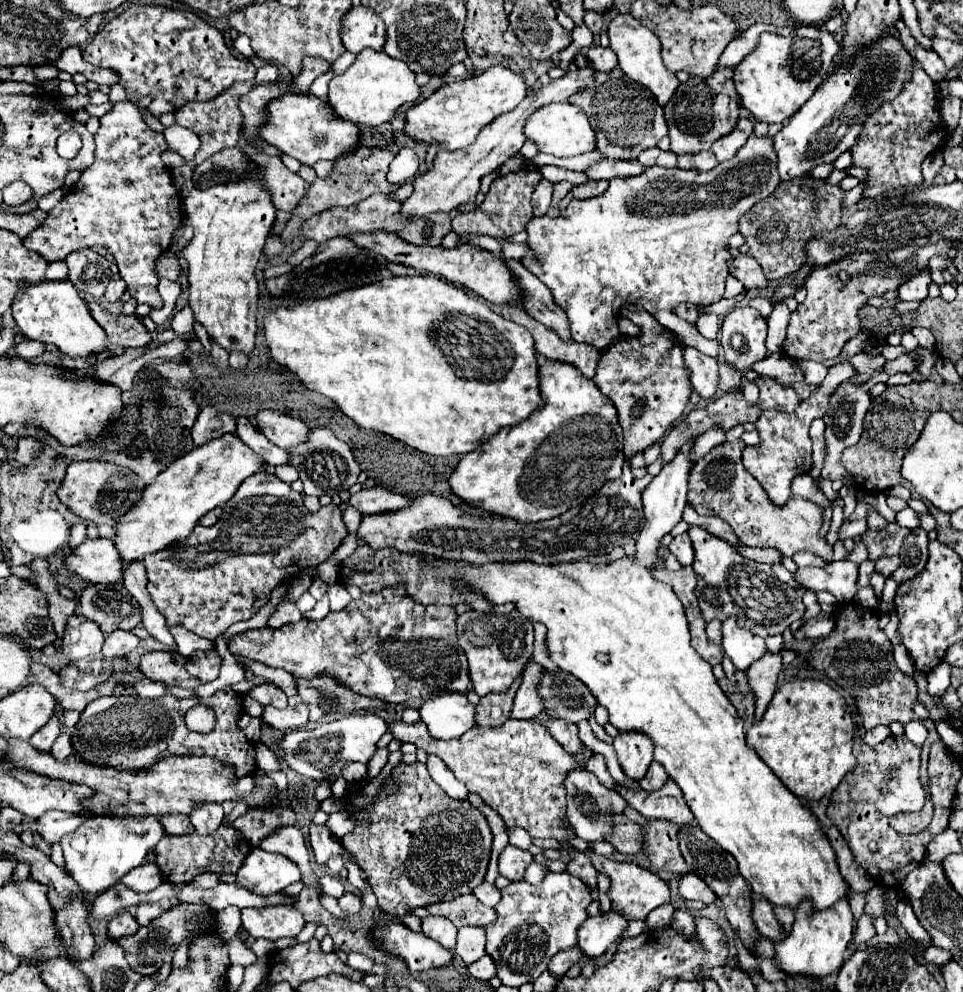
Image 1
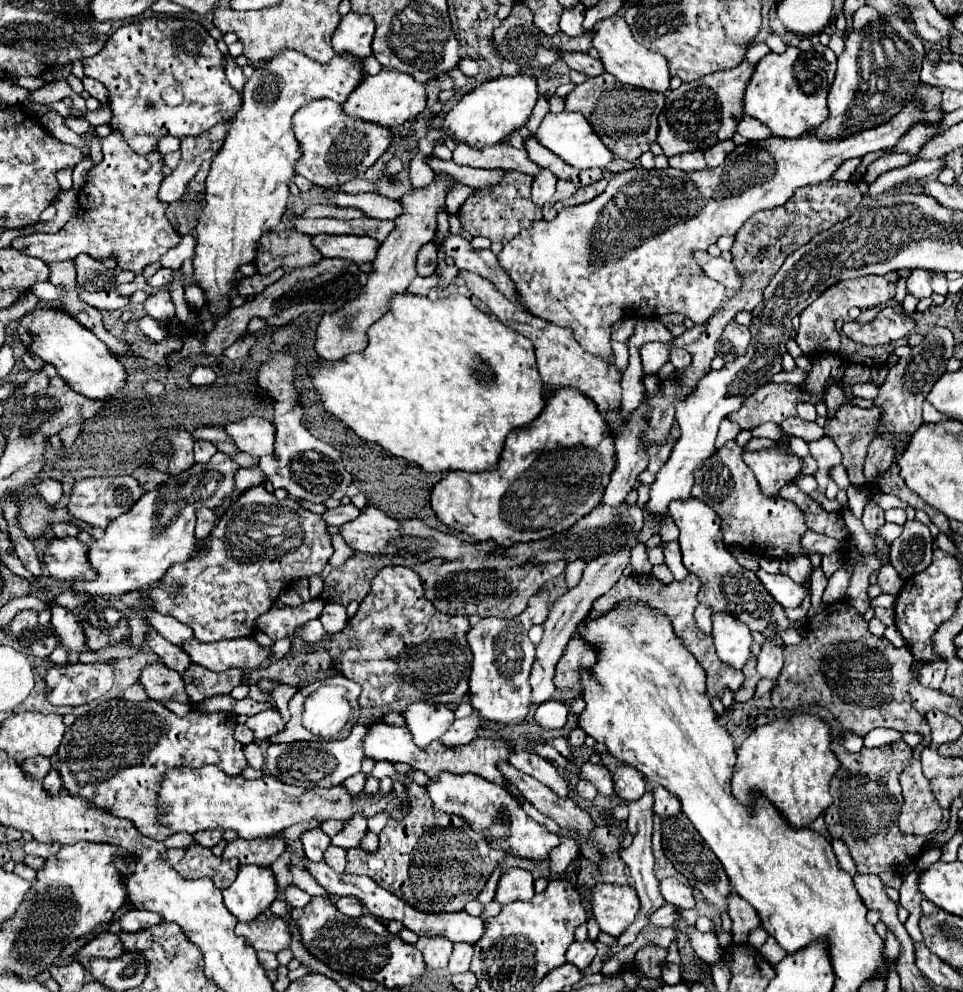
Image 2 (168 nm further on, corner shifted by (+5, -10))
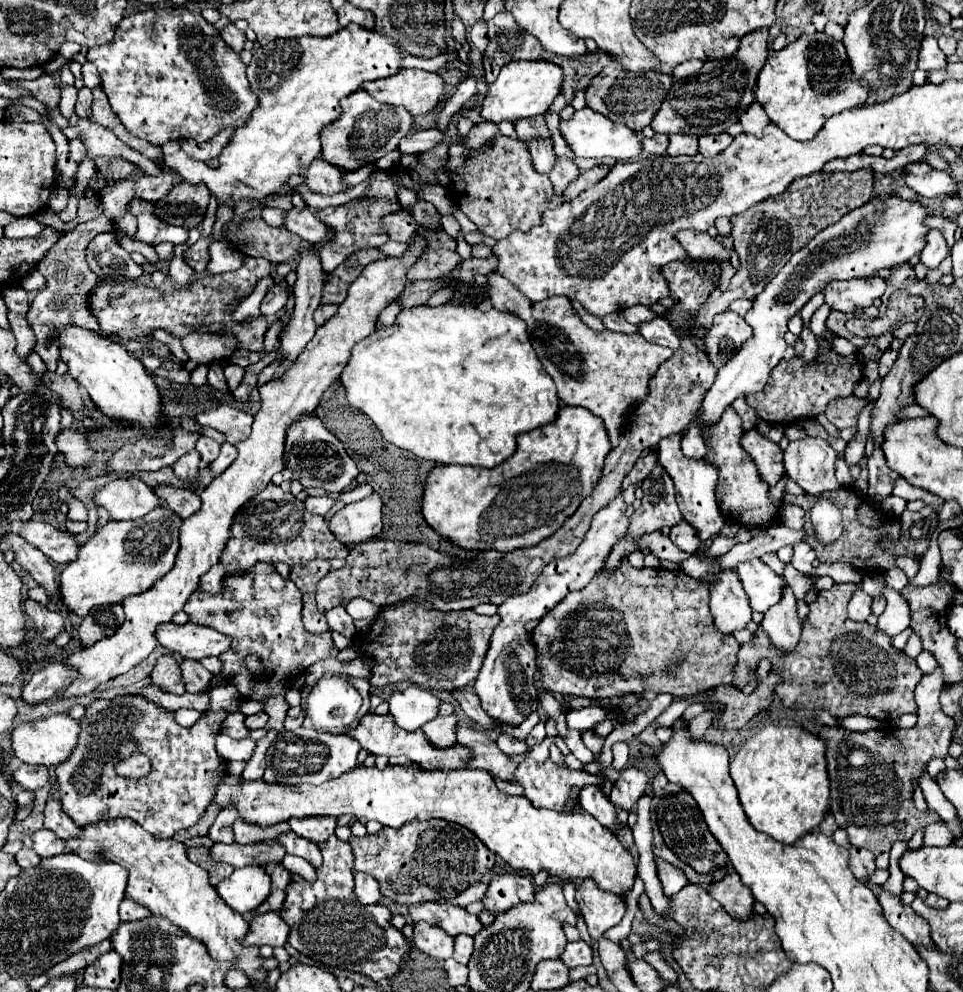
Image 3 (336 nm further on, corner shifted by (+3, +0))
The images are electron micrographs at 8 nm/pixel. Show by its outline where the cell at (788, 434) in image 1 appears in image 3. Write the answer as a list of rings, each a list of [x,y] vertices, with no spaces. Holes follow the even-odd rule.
[[[750,429],[748,433],[744,433],[740,439],[740,445],[756,463],[760,479],[766,481],[770,487],[774,487],[784,475],[780,447],[774,441],[760,435],[756,429]]]

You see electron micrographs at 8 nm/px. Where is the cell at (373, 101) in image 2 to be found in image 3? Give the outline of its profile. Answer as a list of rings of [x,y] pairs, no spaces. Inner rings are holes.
[[[400,69],[392,77],[364,83],[364,89],[380,103],[404,107],[410,115],[426,115],[444,97],[444,79],[438,73]]]

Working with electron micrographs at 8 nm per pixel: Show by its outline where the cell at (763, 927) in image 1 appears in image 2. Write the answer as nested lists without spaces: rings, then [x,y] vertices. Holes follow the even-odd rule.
[[[734,891],[730,895],[730,899],[728,899],[728,913],[730,913],[730,919],[732,919],[734,943],[746,943],[748,941],[748,933],[752,929],[760,927],[758,913],[754,911],[754,907],[748,901],[744,901]]]

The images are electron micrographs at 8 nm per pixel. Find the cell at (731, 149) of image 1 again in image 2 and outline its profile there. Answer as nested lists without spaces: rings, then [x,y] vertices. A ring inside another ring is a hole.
[[[726,139],[726,141],[716,143],[714,147],[706,149],[706,151],[704,151],[704,157],[706,157],[708,167],[718,167],[718,165],[722,165],[724,159],[730,155],[730,151],[734,151],[734,147],[736,147],[734,141],[732,141],[732,139]]]

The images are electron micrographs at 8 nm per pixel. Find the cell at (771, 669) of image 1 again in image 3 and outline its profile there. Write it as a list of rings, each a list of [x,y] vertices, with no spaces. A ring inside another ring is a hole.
[[[784,583],[782,599],[776,603],[776,607],[764,613],[762,627],[772,639],[772,643],[776,645],[776,649],[788,653],[800,641],[800,625],[802,621],[798,619],[798,613],[796,613],[796,597],[790,585]]]

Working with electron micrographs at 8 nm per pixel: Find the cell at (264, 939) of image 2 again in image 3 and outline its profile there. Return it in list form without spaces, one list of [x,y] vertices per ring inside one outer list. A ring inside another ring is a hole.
[[[268,911],[264,915],[252,917],[250,921],[250,929],[246,933],[246,937],[240,941],[244,947],[262,947],[262,945],[270,945],[270,947],[282,947],[288,941],[288,925],[284,925],[284,921],[280,919],[278,913]]]

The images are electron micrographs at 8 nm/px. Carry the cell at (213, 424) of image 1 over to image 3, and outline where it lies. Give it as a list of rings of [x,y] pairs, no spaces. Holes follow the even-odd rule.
[[[198,437],[198,441],[196,441],[196,451],[200,453],[202,461],[208,465],[208,463],[212,463],[212,461],[218,457],[220,445],[218,445],[214,439],[210,439],[210,437]]]

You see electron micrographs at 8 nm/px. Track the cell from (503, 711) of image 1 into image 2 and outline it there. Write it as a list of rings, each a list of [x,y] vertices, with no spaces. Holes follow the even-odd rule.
[[[474,711],[472,715],[464,717],[464,719],[456,719],[450,727],[450,731],[446,735],[440,737],[440,741],[448,747],[456,747],[456,745],[466,745],[470,741],[474,741],[480,735],[480,715]]]

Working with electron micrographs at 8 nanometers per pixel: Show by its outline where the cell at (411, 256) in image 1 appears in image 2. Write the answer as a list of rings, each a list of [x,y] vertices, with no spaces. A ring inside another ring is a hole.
[[[314,235],[314,247],[324,257],[350,259],[358,265],[372,263],[380,243],[368,235]]]

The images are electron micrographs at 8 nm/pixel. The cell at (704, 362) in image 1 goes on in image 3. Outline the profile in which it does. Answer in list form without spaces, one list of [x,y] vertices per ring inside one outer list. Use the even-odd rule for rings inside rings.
[[[654,317],[648,323],[640,323],[638,325],[638,333],[646,341],[652,341],[652,343],[664,345],[664,347],[670,347],[674,351],[680,347],[680,337],[676,335],[676,331],[672,331],[672,327],[668,325],[668,321],[662,319],[662,317]]]

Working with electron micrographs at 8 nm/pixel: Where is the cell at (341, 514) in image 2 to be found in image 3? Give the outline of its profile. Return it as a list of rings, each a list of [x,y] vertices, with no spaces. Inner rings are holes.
[[[308,497],[304,501],[304,507],[316,515],[326,515],[326,511],[330,511],[332,505],[334,505],[334,499],[330,497]]]

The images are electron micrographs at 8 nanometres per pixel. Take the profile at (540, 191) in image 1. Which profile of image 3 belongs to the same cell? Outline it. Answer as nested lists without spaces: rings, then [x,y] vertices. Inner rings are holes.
[[[536,139],[532,143],[528,143],[528,149],[532,153],[532,161],[538,173],[548,175],[554,161],[556,161],[556,153],[552,149],[552,141],[544,141],[544,139]]]

